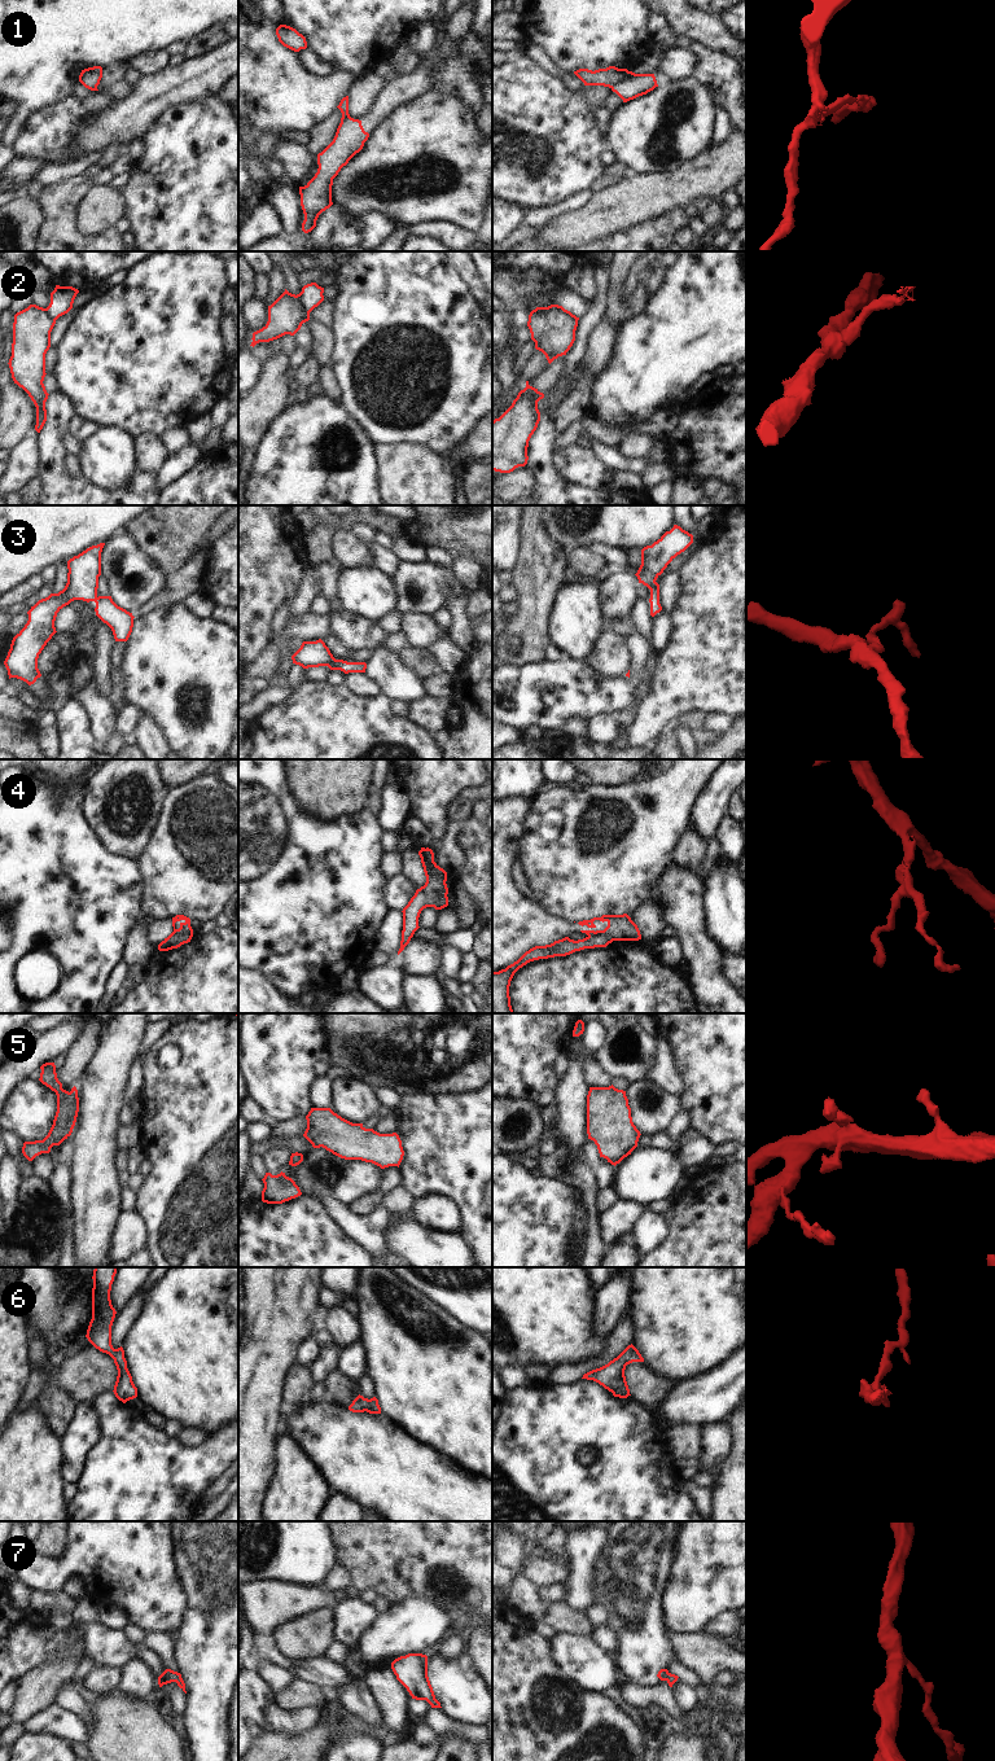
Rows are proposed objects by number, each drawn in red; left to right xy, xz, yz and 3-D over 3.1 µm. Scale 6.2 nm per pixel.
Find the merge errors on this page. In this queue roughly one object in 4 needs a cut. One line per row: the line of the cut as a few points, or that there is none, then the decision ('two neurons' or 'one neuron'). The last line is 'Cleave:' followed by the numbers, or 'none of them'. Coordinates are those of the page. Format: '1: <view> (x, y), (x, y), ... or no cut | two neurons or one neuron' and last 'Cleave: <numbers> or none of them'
1: yz (629, 71), (612, 88) | two neurons
2: xz (301, 292), (303, 307), (308, 312) | two neurons
3: no cut | one neuron
4: yz (588, 934), (608, 933), (614, 940) | two neurons
5: no cut | one neuron
6: no cut | one neuron
7: no cut | one neuron
Cleave: 1, 2, 4

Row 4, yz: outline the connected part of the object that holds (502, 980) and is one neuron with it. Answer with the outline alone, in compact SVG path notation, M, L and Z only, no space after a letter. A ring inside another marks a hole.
M593 933L583 939L565 937L551 945L535 946L526 951L517 961L505 969L492 972L492 1013L513 1013L509 986L514 973L530 961L555 956L566 956L575 951L595 947L606 947L614 939L608 933Z

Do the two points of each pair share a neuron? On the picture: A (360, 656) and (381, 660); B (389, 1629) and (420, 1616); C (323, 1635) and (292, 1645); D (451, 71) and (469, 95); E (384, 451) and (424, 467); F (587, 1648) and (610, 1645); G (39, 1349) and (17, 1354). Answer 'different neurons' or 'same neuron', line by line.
A: different neurons
B: same neuron
C: same neuron
D: same neuron
E: same neuron
F: different neurons
G: different neurons

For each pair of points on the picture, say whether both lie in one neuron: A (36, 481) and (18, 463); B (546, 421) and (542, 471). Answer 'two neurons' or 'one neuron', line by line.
A: two neurons
B: one neuron

